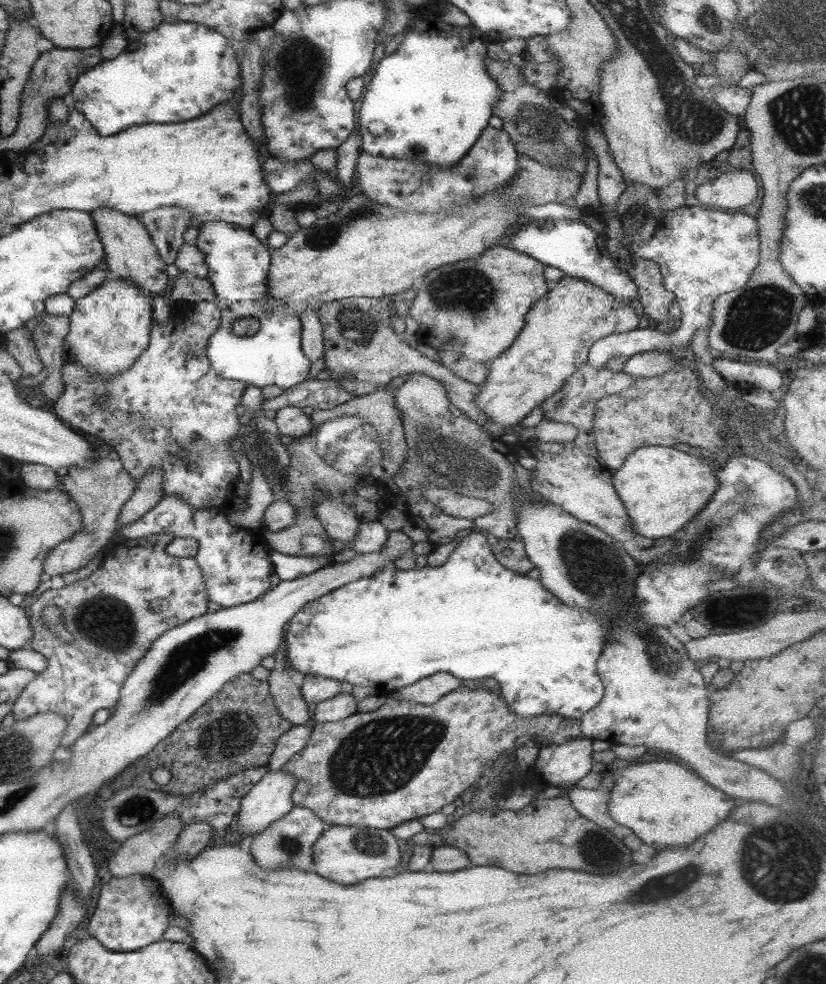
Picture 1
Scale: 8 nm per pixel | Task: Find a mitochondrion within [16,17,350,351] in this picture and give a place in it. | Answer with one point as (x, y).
(300, 64)

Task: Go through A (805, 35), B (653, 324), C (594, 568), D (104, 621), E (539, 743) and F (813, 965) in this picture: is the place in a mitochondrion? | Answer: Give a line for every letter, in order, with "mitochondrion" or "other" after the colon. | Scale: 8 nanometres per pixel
A: mitochondrion
B: other
C: mitochondrion
D: mitochondrion
E: other
F: mitochondrion

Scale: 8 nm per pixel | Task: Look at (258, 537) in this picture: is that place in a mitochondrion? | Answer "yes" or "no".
no

